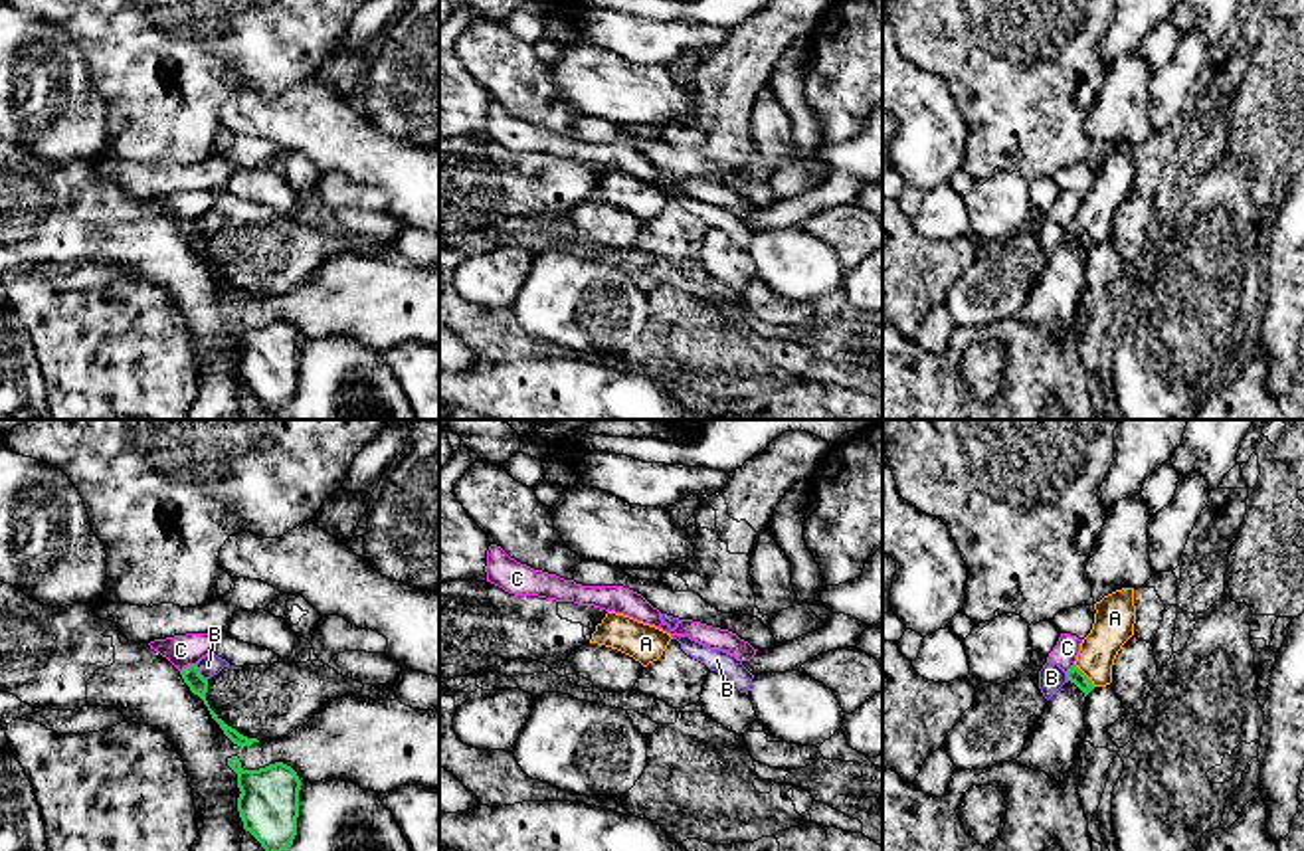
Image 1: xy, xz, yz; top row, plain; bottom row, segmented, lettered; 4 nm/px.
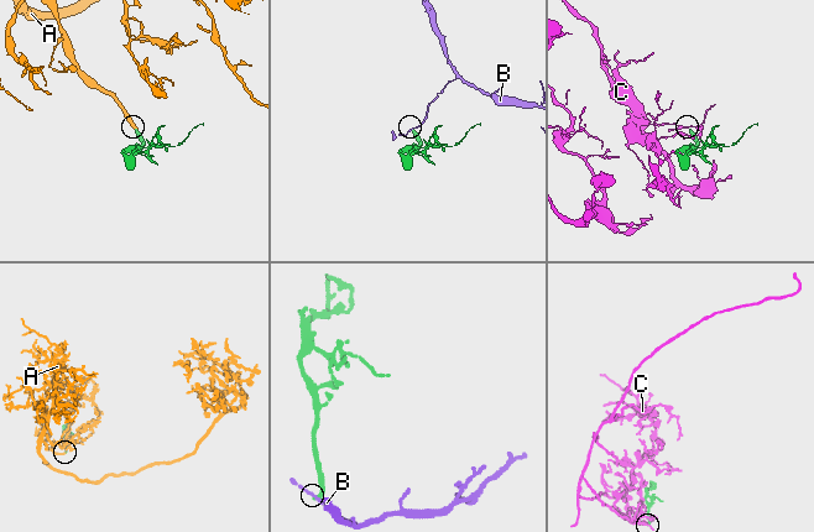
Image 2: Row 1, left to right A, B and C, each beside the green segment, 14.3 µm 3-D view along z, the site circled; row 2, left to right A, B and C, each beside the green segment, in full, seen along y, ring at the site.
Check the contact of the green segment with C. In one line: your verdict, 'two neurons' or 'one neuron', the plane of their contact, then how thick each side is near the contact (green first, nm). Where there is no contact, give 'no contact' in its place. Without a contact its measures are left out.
two neurons; contact in xy; calibres 80 and 130 nm

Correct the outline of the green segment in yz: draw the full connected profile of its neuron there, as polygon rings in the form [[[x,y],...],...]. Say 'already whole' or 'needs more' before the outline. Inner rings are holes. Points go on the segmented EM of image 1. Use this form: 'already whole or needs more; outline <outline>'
needs more; outline [[[1122,588],[1094,604],[1094,623],[1082,639],[1067,681],[1074,683],[1084,697],[1094,687],[1112,683],[1112,665],[1122,645],[1134,635],[1136,606],[1134,588]]]

